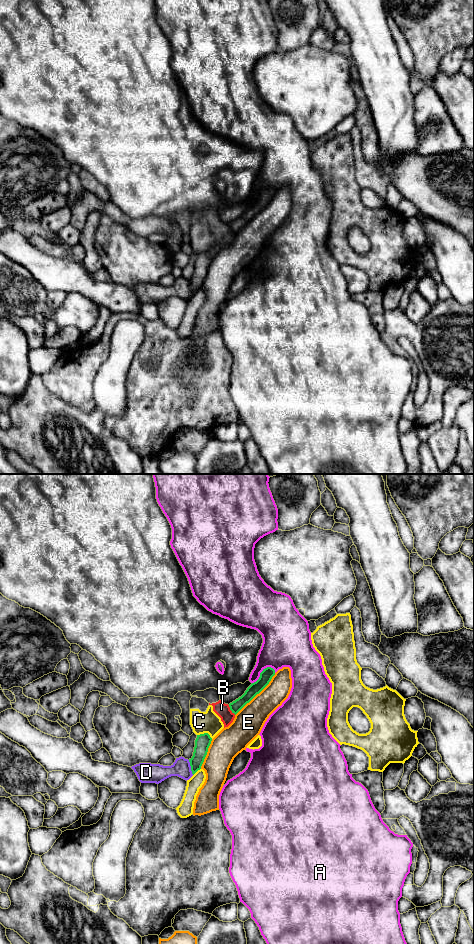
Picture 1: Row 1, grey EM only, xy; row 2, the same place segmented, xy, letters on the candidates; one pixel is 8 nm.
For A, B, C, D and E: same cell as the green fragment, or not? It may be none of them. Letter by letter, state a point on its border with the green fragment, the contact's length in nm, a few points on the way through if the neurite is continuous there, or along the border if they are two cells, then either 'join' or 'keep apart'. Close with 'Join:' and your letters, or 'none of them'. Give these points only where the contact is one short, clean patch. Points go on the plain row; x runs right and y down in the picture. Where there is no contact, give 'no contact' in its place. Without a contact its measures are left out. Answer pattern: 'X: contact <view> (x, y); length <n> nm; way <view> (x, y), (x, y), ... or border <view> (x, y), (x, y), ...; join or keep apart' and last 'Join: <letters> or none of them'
A: contact xy (262, 191); length 220 nm; keep apart
B: contact xy (231, 230); length 100 nm; border xy (228, 225), (235, 234); keep apart
C: contact xy (205, 253); length 130 nm; keep apart
D: contact xy (191, 287); length 130 nm; keep apart
E: contact xy (256, 214); length 480 nm; keep apart
Join: none of them

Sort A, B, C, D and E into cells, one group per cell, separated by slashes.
A / B C / D / E

